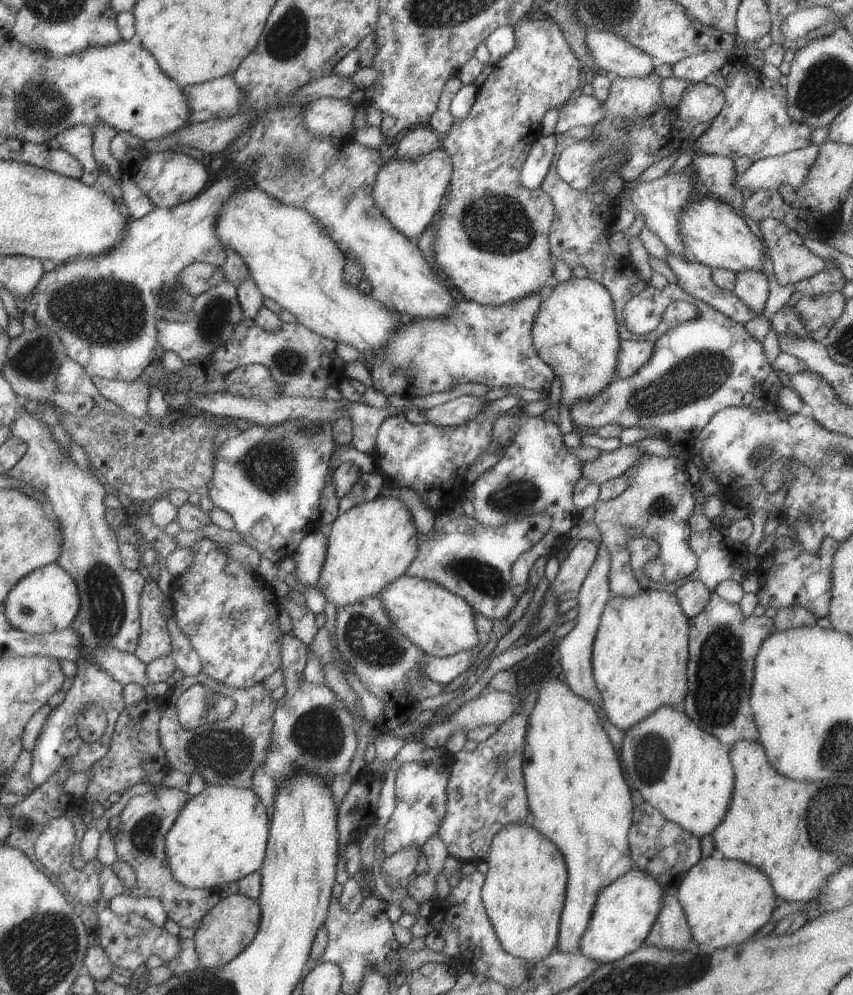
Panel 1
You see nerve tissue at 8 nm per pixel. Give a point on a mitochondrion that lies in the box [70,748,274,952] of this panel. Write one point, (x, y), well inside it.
(143, 833)

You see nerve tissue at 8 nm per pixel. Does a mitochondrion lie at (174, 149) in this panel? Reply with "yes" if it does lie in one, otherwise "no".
no

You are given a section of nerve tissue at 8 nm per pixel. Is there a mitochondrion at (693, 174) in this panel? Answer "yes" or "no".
no

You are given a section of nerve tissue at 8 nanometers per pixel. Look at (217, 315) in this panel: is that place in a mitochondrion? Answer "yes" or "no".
yes

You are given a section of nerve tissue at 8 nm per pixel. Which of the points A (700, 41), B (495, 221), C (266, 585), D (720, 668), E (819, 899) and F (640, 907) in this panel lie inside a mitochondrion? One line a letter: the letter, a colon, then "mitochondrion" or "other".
A: other
B: mitochondrion
C: other
D: mitochondrion
E: other
F: other

